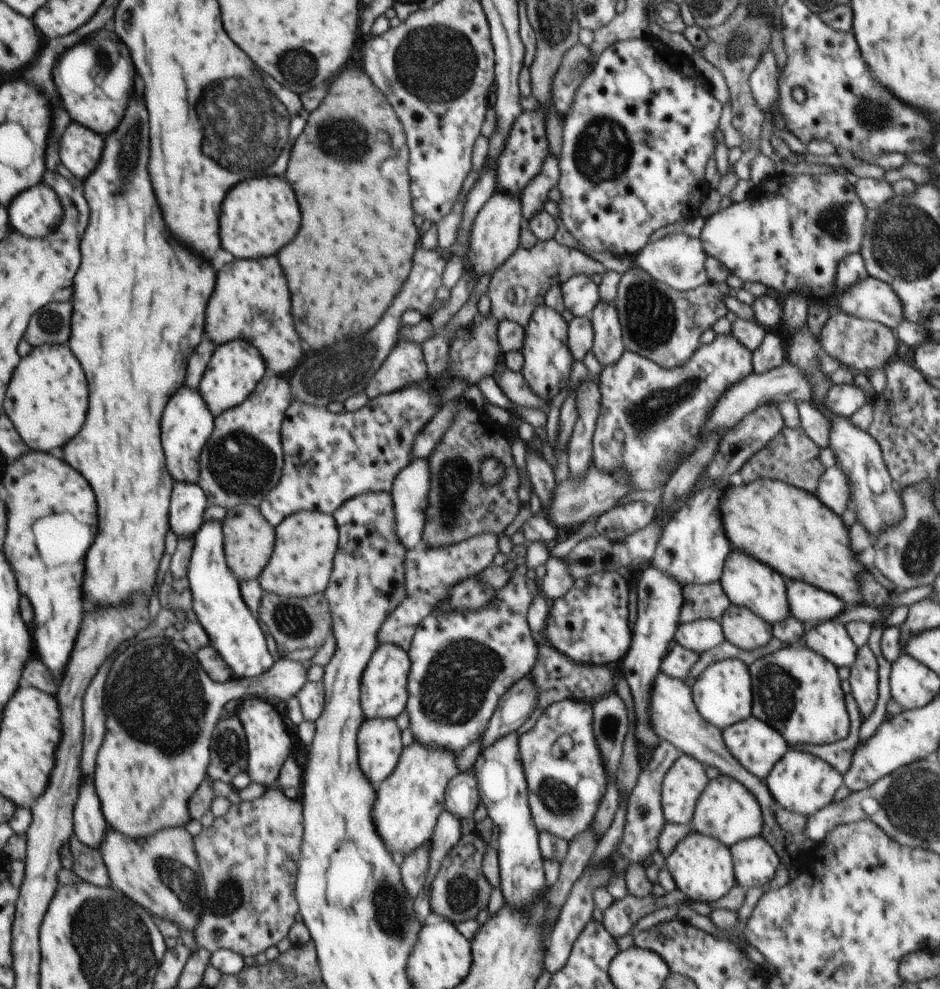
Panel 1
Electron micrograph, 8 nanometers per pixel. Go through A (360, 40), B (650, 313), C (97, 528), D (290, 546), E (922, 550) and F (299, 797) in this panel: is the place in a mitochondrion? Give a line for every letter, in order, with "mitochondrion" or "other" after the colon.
A: other
B: mitochondrion
C: other
D: other
E: mitochondrion
F: other

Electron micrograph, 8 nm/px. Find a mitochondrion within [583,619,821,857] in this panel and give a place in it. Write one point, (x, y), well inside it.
(776, 687)

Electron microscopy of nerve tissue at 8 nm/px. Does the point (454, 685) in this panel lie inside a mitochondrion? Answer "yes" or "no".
yes

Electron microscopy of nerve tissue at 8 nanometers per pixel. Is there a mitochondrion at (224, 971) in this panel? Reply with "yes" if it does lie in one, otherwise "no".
no

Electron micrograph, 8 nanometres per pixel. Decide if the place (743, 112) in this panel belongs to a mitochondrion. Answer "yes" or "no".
no

